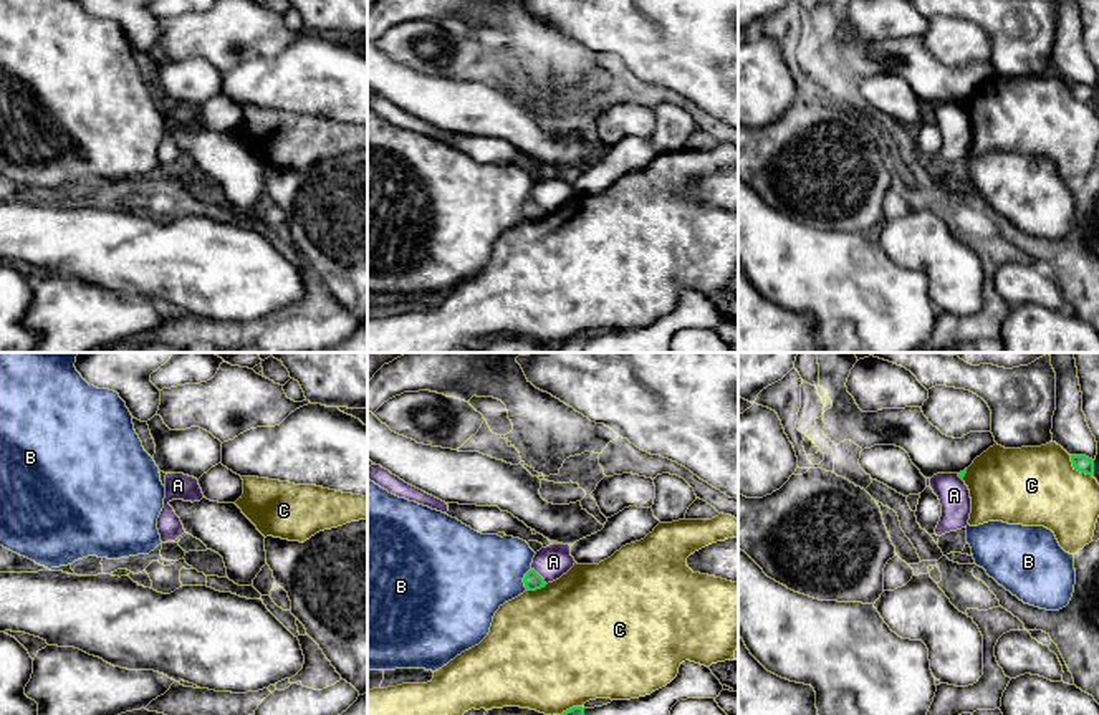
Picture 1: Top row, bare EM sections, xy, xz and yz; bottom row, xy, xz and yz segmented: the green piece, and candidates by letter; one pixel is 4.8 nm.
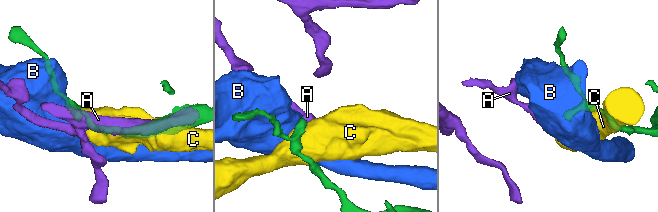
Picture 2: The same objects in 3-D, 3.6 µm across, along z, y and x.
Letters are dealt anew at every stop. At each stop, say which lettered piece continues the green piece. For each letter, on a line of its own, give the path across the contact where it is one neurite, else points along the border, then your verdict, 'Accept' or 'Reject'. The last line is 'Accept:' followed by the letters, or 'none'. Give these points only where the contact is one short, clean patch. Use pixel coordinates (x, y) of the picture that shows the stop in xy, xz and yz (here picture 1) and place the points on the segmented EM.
A: Boundary: xz (532, 568), (547, 583). Reject
B: Boundary: xz (530, 568), (523, 578), (525, 590). Reject
C: Reject
Accept: none

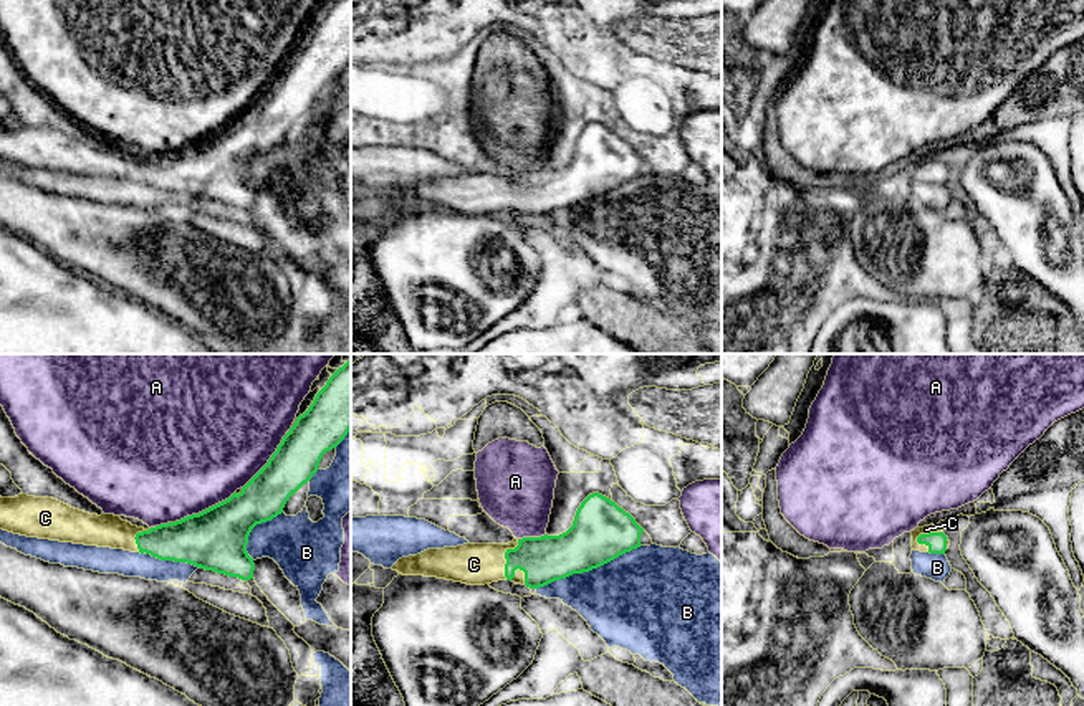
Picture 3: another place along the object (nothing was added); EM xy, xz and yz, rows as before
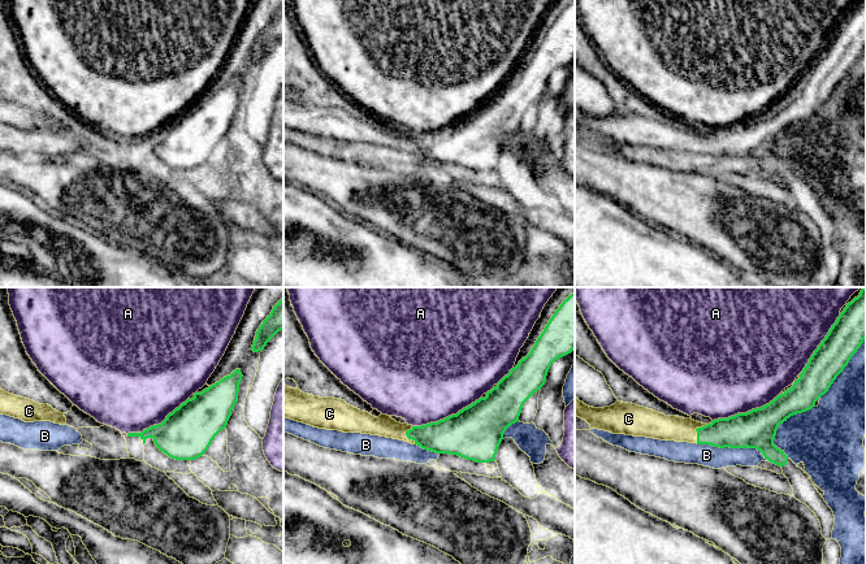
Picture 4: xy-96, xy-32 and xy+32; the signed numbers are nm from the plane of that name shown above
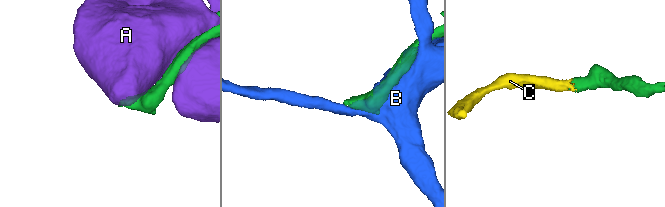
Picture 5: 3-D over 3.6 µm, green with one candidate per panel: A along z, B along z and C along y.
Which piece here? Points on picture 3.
A: Reject
B: Reject
C: Path across: xz (545, 559), (505, 558), (495, 562), (474, 564). Accept
Accept: C

